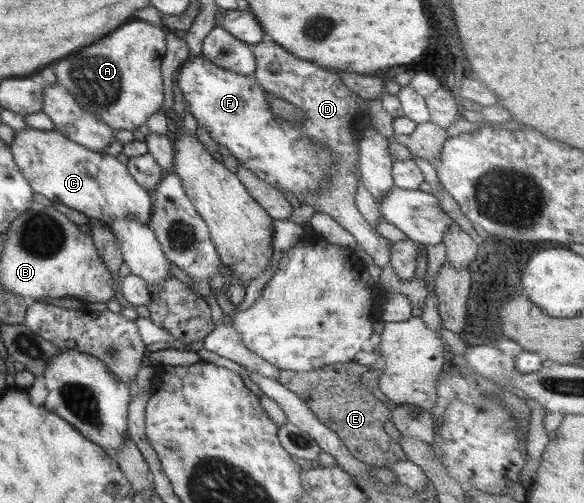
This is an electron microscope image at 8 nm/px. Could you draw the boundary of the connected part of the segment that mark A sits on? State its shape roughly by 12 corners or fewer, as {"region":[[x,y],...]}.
{"region":[[134,18],[51,68],[115,133],[163,106],[165,29]]}

